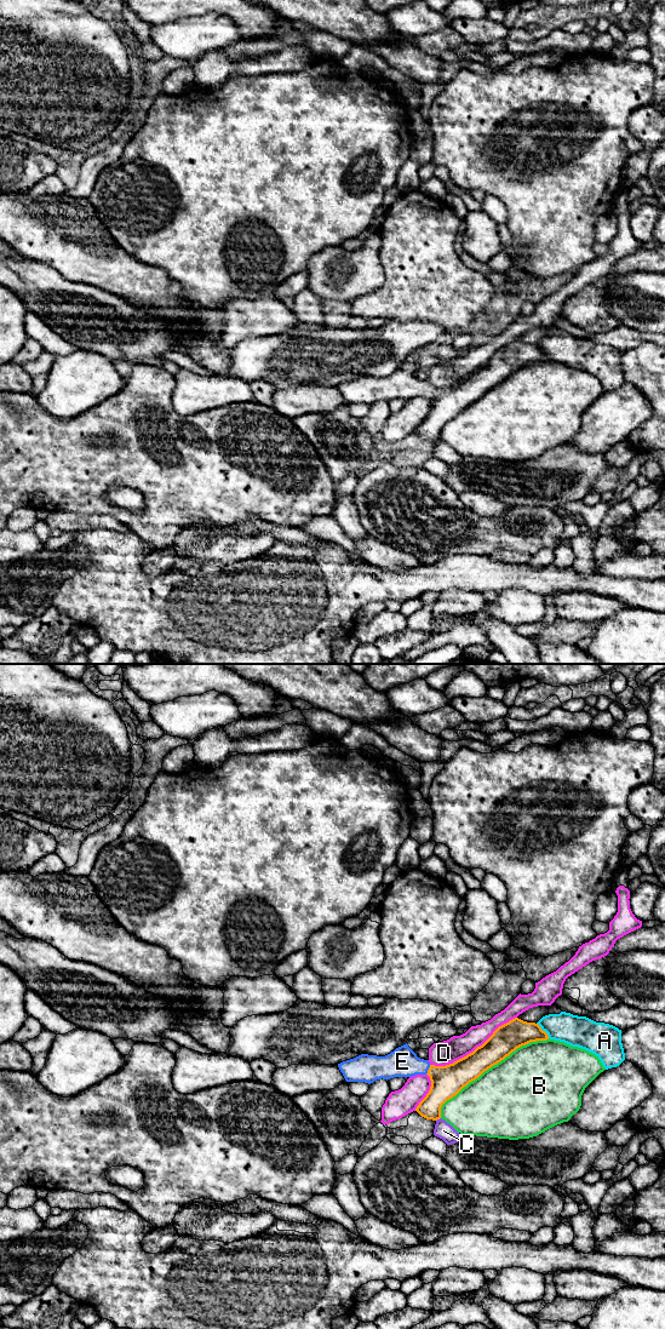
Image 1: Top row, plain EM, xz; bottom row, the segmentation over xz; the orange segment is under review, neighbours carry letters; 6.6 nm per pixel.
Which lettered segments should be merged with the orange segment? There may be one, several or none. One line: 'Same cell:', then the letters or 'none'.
Same cell: E

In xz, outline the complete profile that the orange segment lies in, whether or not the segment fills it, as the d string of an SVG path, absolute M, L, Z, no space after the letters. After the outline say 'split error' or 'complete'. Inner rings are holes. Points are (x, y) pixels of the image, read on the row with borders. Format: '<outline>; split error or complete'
M518 1018L499 1026L493 1035L472 1053L446 1066L431 1065L403 1044L385 1056L361 1054L338 1064L346 1082L373 1083L377 1079L428 1075L431 1087L415 1111L426 1119L441 1118L442 1105L455 1096L485 1071L531 1042L546 1041L549 1036L535 1022Z; split error

